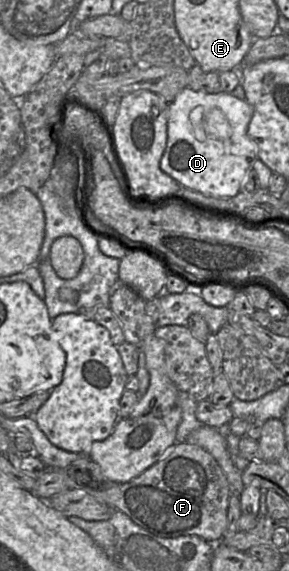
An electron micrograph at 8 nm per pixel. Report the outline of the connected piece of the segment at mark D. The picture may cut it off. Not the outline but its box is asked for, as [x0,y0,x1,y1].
[160,87,257,198]

